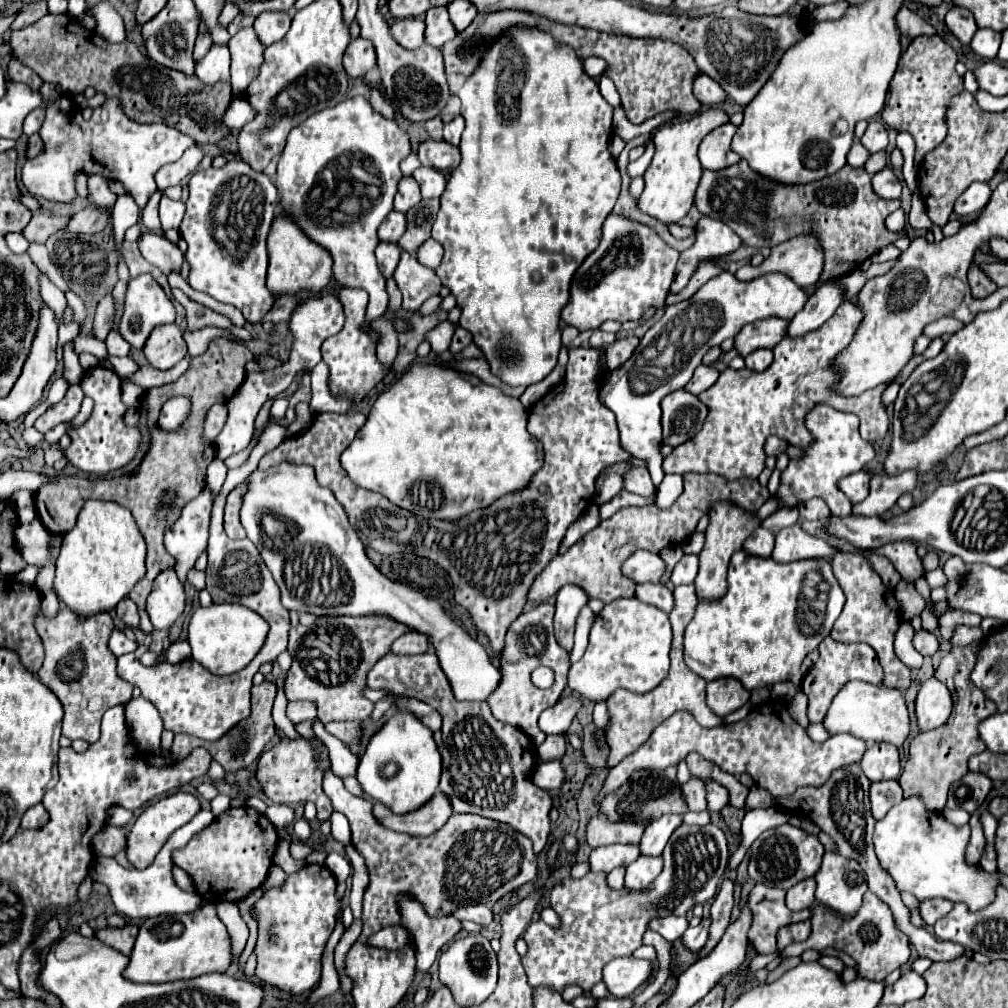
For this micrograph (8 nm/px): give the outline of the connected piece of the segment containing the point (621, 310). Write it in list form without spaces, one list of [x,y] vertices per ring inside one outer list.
[[[607,216],[599,246],[585,258],[571,280],[571,296],[561,310],[561,320],[577,330],[595,330],[605,320],[639,322],[649,308],[665,306],[669,286],[675,278],[679,252],[667,246],[651,228],[623,216]]]

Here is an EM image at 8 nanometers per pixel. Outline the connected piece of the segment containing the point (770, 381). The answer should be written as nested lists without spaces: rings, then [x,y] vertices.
[[[845,302],[841,304],[841,310],[837,310],[837,314],[833,314],[825,326],[813,330],[813,334],[781,340],[775,346],[775,360],[765,372],[725,368],[719,374],[719,380],[699,396],[709,410],[705,426],[689,442],[673,448],[673,452],[665,456],[665,474],[685,474],[693,470],[715,472],[727,480],[757,478],[765,468],[765,440],[769,436],[789,440],[789,444],[799,448],[809,448],[813,444],[813,436],[805,426],[805,416],[817,404],[827,404],[841,412],[857,414],[861,418],[861,438],[883,438],[889,426],[889,416],[881,406],[881,394],[887,384],[877,386],[857,398],[845,398],[831,390],[837,378],[829,370],[829,364],[851,342],[861,318],[861,310],[851,302]]]

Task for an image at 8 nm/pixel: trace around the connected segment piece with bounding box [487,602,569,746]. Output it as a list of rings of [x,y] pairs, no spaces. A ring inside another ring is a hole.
[[[541,602],[537,606],[527,608],[509,626],[507,638],[505,638],[505,650],[501,654],[501,684],[487,700],[497,720],[503,720],[503,722],[509,722],[509,724],[521,728],[537,746],[545,740],[545,734],[537,726],[537,718],[543,710],[551,708],[559,700],[559,696],[567,684],[567,670],[569,670],[569,654],[555,642],[555,636],[553,636],[553,624],[551,624],[553,612],[555,612],[553,604]],[[537,666],[549,666],[555,672],[553,688],[539,689],[531,684],[529,674]]]

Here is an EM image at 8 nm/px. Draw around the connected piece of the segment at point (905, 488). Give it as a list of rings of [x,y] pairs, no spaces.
[[[905,470],[899,476],[873,476],[871,492],[865,502],[853,506],[853,514],[867,516],[883,516],[903,492],[911,492],[915,488],[917,474],[913,470]]]

